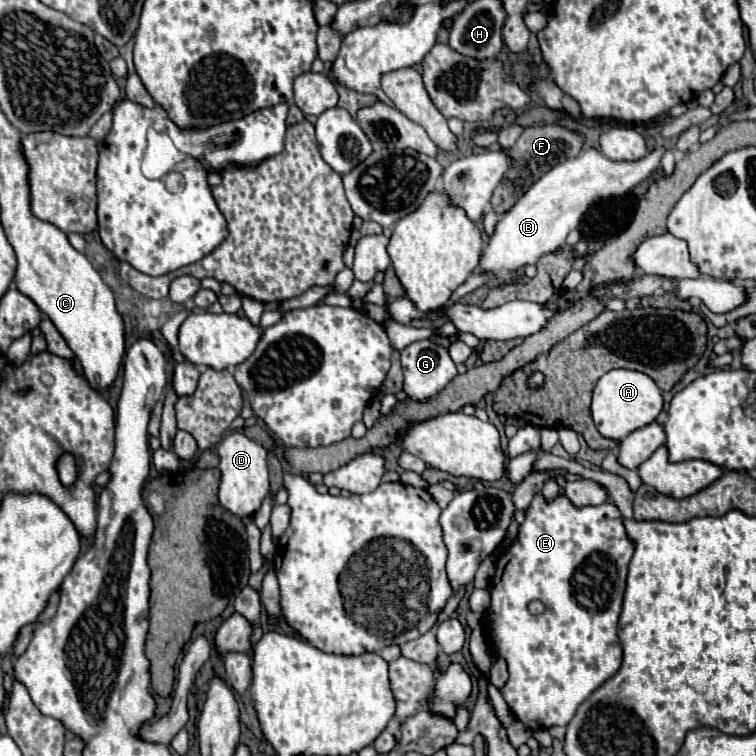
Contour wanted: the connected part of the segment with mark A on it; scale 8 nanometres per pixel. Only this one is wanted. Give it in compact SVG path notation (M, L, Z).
M610 370L606 372L596 388L594 388L594 396L592 396L592 418L594 424L598 428L598 432L604 438L610 440L622 440L624 436L628 436L630 432L648 426L656 420L656 416L662 410L662 394L660 388L656 386L656 382L636 370Z

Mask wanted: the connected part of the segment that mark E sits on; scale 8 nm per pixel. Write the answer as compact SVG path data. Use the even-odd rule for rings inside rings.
M536 494L532 504L528 506L528 514L526 514L526 520L524 524L520 526L518 530L518 536L516 540L512 542L512 546L498 558L498 564L496 564L496 574L492 578L492 584L490 584L490 596L492 596L492 602L490 602L490 610L486 614L486 620L488 620L488 636L490 636L490 642L492 646L496 648L496 652L500 656L506 658L508 662L508 682L506 686L502 688L502 696L504 700L508 702L510 710L514 712L514 716L526 724L530 730L536 730L536 728L552 728L552 726L566 726L570 722L570 718L574 718L578 706L604 682L608 680L610 676L616 674L616 670L620 668L622 664L622 646L620 646L620 640L616 636L616 630L618 630L618 614L622 612L622 594L626 590L626 574L628 574L628 564L630 564L630 558L634 554L634 540L628 538L626 534L626 528L622 524L622 514L620 510L612 504L612 502L604 502L600 506L586 506L586 508L574 508L570 504L570 500L566 496L558 496L552 504L548 504L544 500L542 494ZM532 600L540 600L544 602L544 612L538 614L538 616L532 616L528 612L528 602Z

